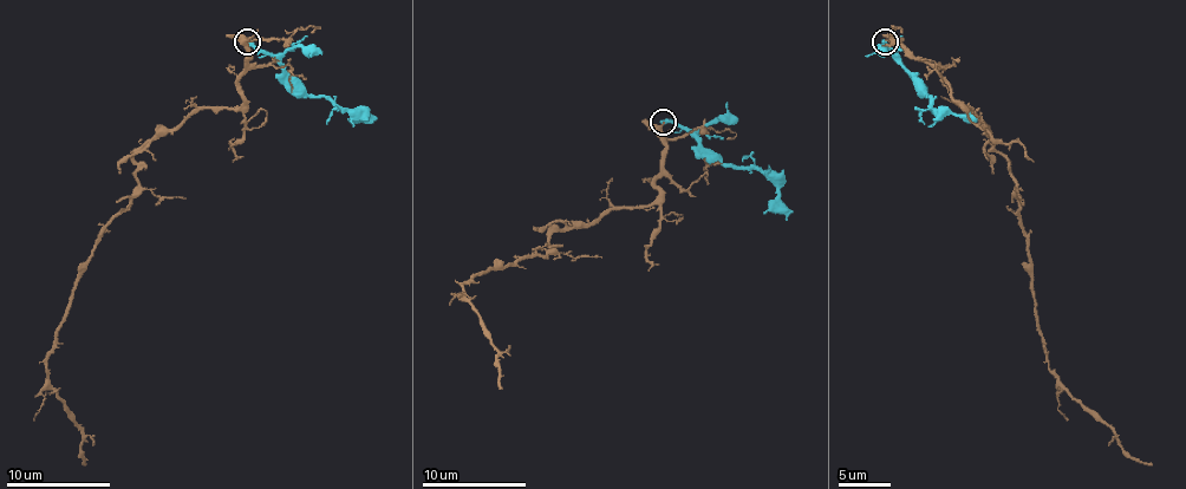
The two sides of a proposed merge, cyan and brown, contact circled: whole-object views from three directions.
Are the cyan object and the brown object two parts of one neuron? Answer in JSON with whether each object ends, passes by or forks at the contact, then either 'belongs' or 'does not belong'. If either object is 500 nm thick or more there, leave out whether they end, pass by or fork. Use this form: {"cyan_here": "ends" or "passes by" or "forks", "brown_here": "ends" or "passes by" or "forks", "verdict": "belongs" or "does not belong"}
{"cyan_here": "ends", "brown_here": "ends", "verdict": "does not belong"}

